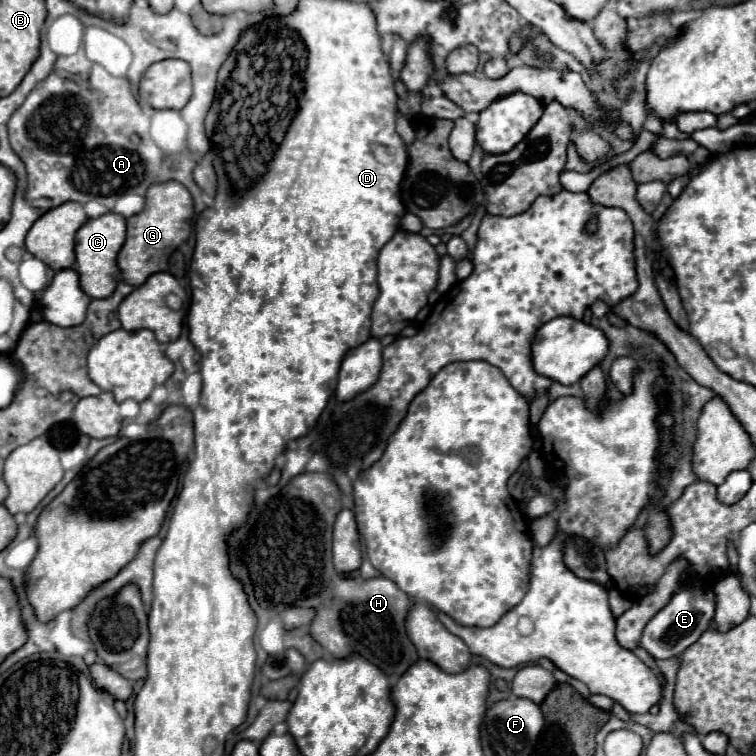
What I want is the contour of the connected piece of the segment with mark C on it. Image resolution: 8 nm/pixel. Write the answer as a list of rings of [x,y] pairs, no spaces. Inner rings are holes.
[[[105,213],[97,219],[89,219],[75,237],[75,265],[79,273],[79,285],[81,289],[93,297],[93,299],[105,299],[115,291],[115,285],[119,281],[119,269],[115,267],[115,255],[119,253],[125,239],[125,217],[117,213]]]

